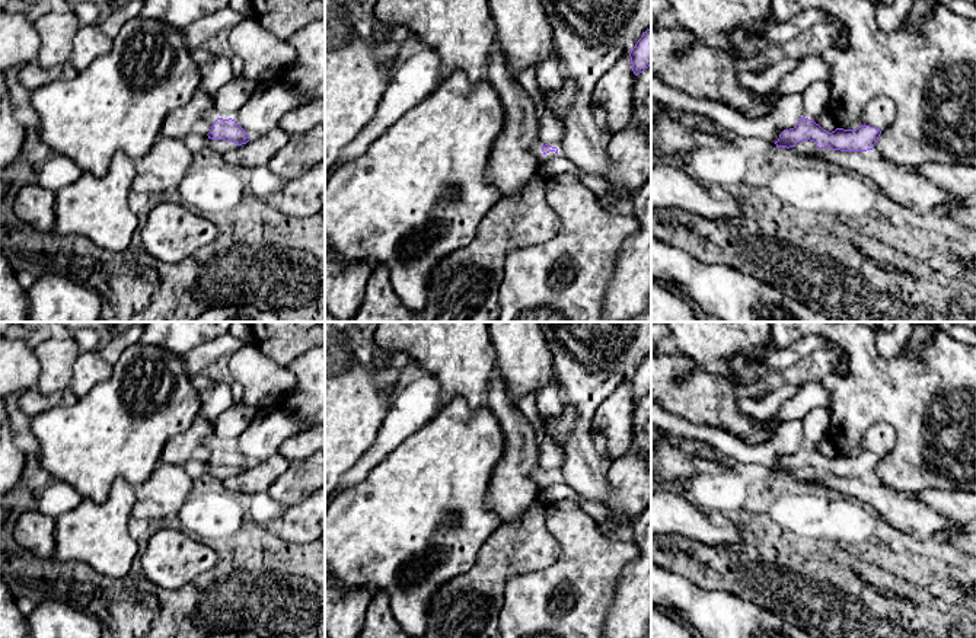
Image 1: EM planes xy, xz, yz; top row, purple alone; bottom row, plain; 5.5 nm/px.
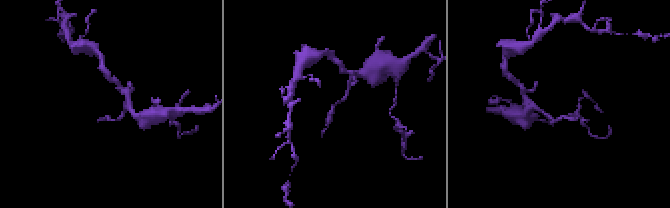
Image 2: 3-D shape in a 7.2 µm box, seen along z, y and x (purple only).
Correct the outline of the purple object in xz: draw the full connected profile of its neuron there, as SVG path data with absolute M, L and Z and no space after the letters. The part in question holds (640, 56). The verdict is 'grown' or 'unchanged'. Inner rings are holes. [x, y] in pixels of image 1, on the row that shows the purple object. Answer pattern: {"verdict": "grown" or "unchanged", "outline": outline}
{"verdict": "unchanged", "outline": "M651 28L647 29L629 52L635 76L651 66Z"}

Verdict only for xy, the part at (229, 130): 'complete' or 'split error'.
complete

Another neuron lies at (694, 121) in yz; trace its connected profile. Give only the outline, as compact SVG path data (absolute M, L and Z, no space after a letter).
M676 111L676 117L679 122L689 130L699 130L704 133L723 133L724 131L723 127L720 127L714 119L705 115L688 112L688 111Z

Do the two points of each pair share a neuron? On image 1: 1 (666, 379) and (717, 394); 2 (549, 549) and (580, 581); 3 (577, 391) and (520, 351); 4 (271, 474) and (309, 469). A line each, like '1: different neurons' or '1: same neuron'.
1: same neuron
2: different neurons
3: different neurons
4: different neurons

